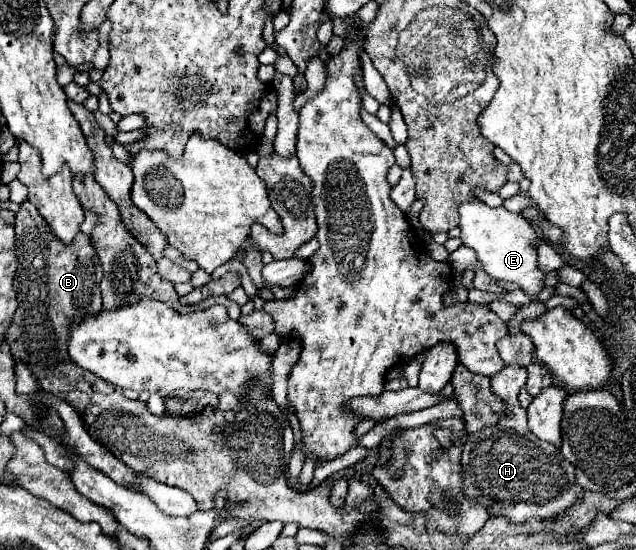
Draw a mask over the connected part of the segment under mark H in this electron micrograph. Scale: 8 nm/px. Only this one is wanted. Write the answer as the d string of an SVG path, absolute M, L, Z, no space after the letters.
M505 365L499 373L491 375L491 389L503 399L505 417L499 425L469 435L461 455L465 495L481 503L491 515L501 515L515 523L529 521L531 517L557 517L567 505L575 505L583 497L583 489L575 481L573 465L559 449L539 441L527 427L527 413L517 401L525 379L527 369L521 365Z

